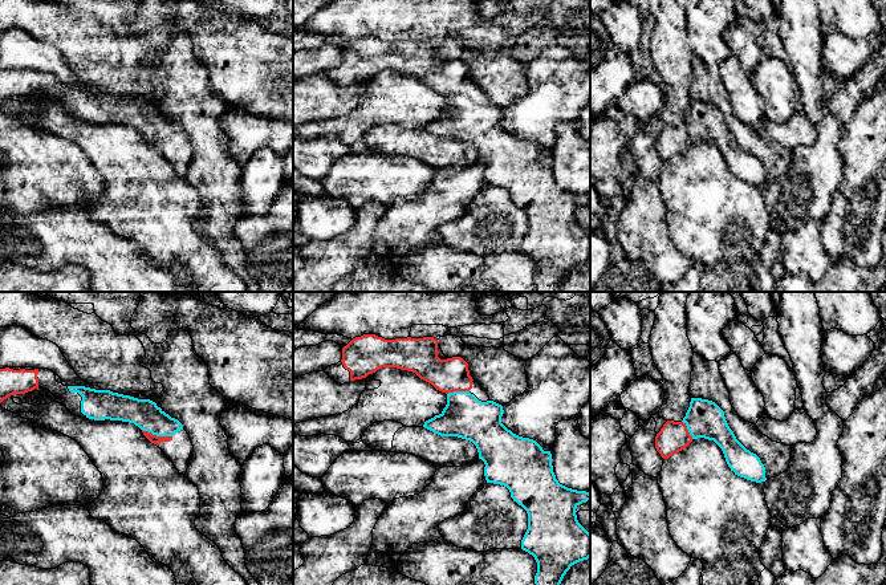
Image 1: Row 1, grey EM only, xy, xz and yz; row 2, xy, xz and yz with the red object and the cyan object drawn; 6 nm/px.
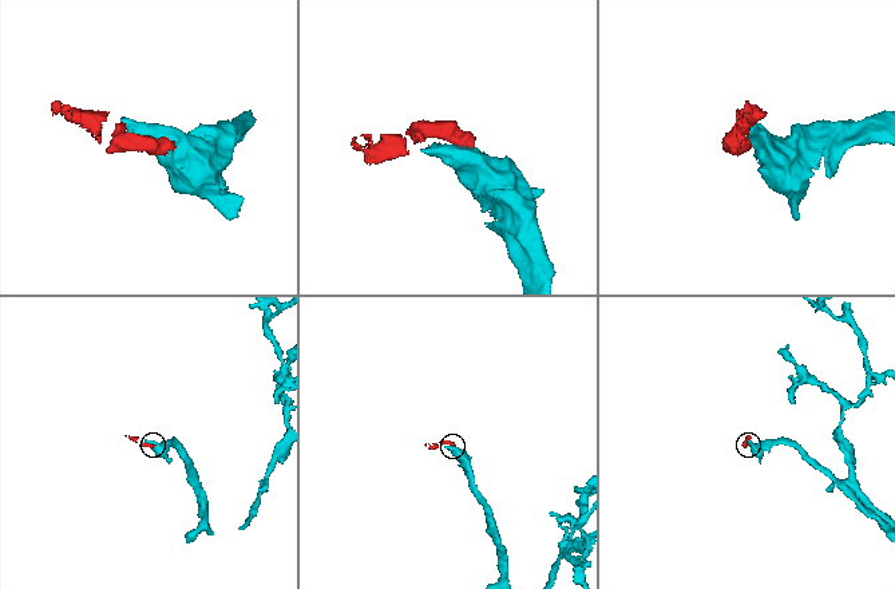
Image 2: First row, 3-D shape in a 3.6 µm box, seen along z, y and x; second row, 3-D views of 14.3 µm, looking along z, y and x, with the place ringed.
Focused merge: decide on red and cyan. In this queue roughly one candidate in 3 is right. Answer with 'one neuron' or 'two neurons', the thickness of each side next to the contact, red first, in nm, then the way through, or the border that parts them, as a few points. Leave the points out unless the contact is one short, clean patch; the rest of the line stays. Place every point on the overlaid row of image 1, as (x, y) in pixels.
one neuron; calibres 50 and 180 nm; way xy (154, 439), (155, 435), (155, 425), (143, 413)

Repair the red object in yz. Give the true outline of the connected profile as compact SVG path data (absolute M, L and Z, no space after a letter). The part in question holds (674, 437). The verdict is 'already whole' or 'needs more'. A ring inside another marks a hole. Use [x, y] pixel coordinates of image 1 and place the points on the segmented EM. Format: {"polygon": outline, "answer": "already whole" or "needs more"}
{"polygon": "M691 398L683 421L667 421L657 434L655 448L663 459L667 459L698 438L714 440L735 475L756 483L767 480L760 458L736 439L724 411L708 399Z", "answer": "needs more"}

